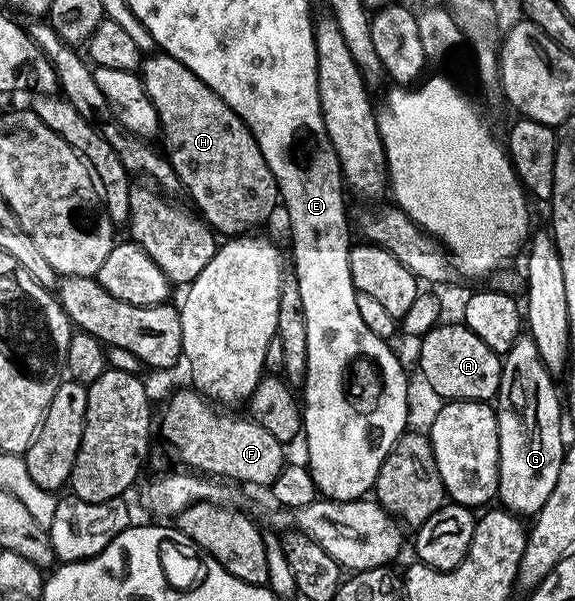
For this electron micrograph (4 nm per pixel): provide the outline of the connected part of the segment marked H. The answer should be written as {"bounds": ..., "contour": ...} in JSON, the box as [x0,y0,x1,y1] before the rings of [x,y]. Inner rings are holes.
{"bounds":[140,52,279,236],"contour":[[[154,52],[143,57],[140,77],[158,113],[164,153],[182,182],[183,191],[187,195],[190,193],[191,200],[198,205],[196,210],[202,221],[219,235],[224,234],[222,236],[245,235],[261,227],[258,225],[269,220],[274,205],[279,205],[278,185],[244,120],[240,120],[240,116],[236,116],[236,112],[232,112],[232,108],[228,108],[228,104],[224,104],[224,100],[216,96],[204,80],[200,80],[200,76],[184,68],[184,64],[172,56]]]}

